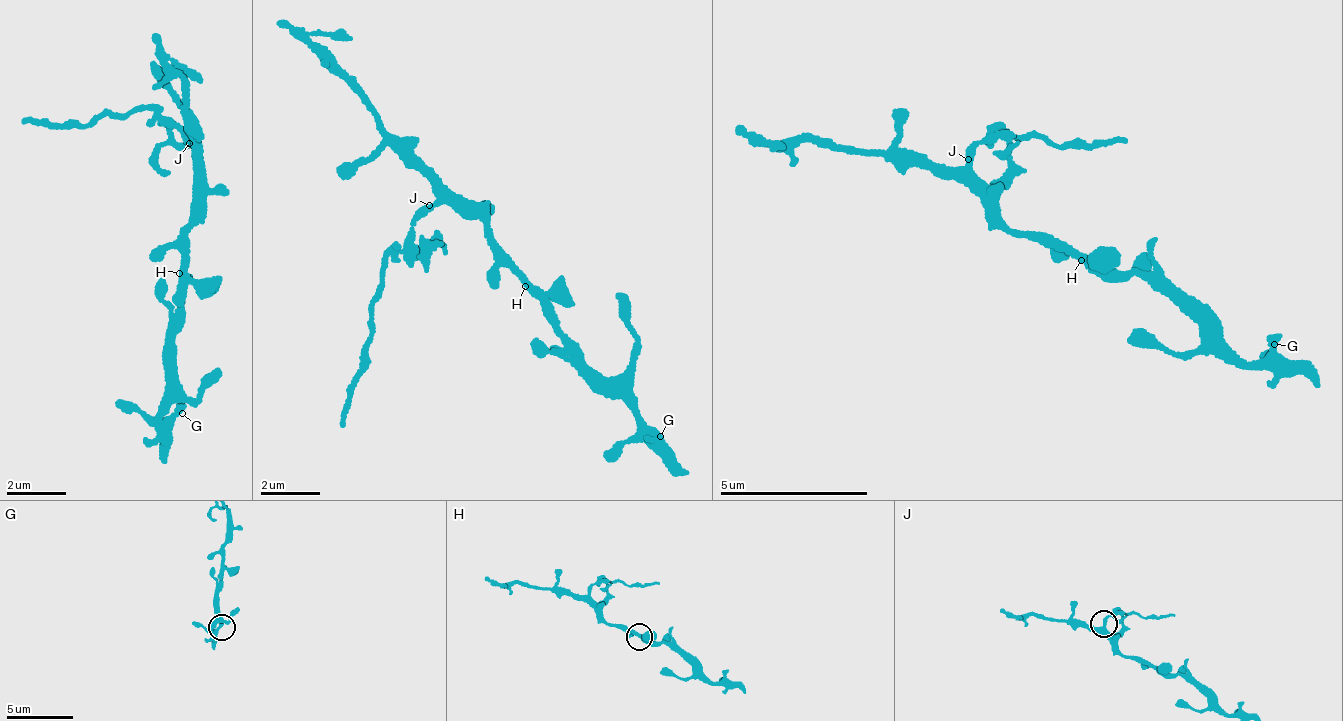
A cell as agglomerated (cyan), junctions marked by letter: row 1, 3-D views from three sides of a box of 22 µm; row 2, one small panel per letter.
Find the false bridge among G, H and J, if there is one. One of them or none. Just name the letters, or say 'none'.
J

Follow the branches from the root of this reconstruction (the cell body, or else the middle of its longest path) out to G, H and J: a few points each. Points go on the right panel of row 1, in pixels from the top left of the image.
G: (1019, 235), (1044, 240), (1107, 274), (1141, 275), (1163, 283), (1242, 358), (1262, 357), (1274, 344)
H: (1019, 235), (1044, 240), (1081, 260)
J: (1019, 235), (1008, 229), (996, 212), (996, 191), (965, 172), (965, 158)

